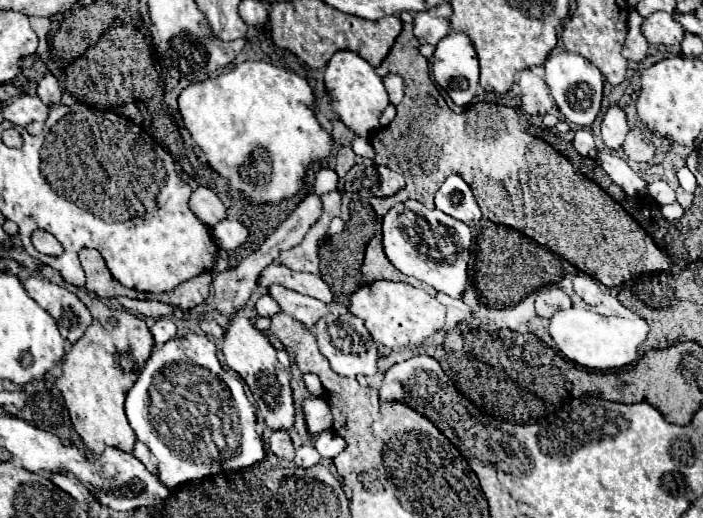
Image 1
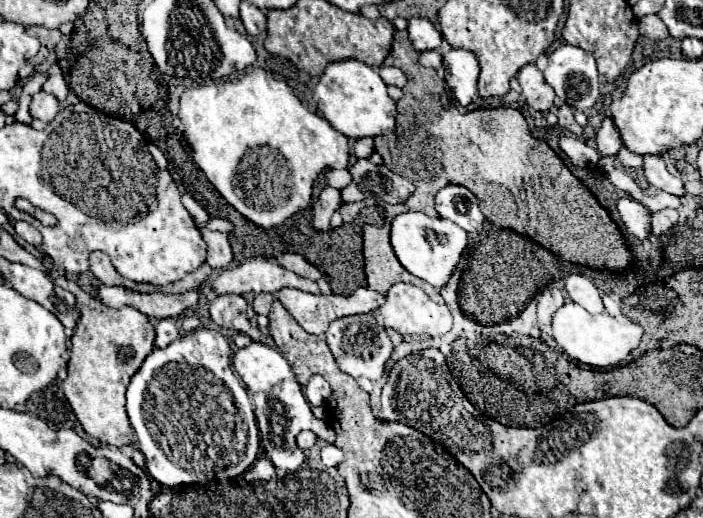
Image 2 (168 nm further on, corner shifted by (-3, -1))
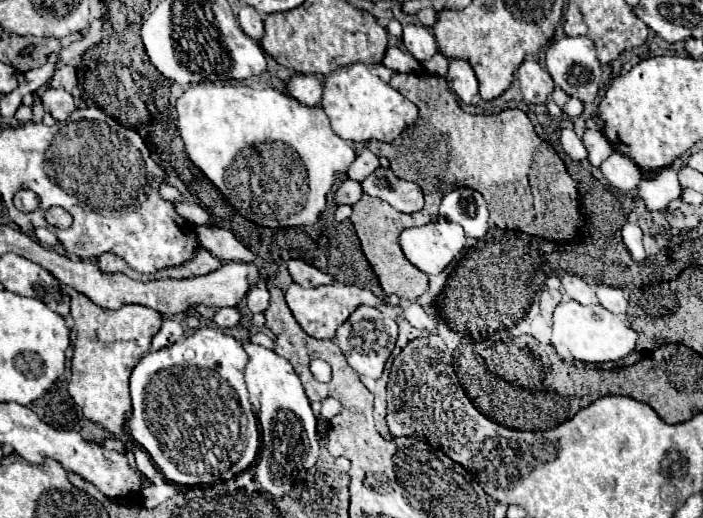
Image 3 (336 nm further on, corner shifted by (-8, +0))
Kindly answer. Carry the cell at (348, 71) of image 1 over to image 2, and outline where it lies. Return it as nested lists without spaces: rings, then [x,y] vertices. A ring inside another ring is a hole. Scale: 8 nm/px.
[[[358,59],[328,63],[324,75],[314,89],[314,101],[328,123],[346,137],[360,139],[386,135],[396,125],[396,103],[388,97],[386,83],[382,81],[378,69]]]

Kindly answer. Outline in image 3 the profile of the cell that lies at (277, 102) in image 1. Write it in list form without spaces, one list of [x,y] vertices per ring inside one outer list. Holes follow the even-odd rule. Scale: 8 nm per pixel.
[[[220,80],[201,82],[197,86],[191,86],[183,92],[183,96],[177,98],[177,130],[185,142],[185,152],[189,156],[189,160],[213,182],[213,186],[225,196],[225,200],[247,220],[251,220],[253,224],[259,226],[267,226],[267,228],[291,228],[291,226],[307,226],[307,224],[315,224],[319,214],[325,210],[325,202],[327,202],[327,192],[333,188],[335,180],[339,174],[345,174],[347,168],[351,166],[351,162],[355,160],[355,150],[353,150],[353,142],[339,138],[329,124],[327,114],[321,108],[309,108],[303,106],[299,102],[295,102],[293,98],[289,98],[287,94],[275,90],[275,88],[251,88],[244,86],[236,81]]]

